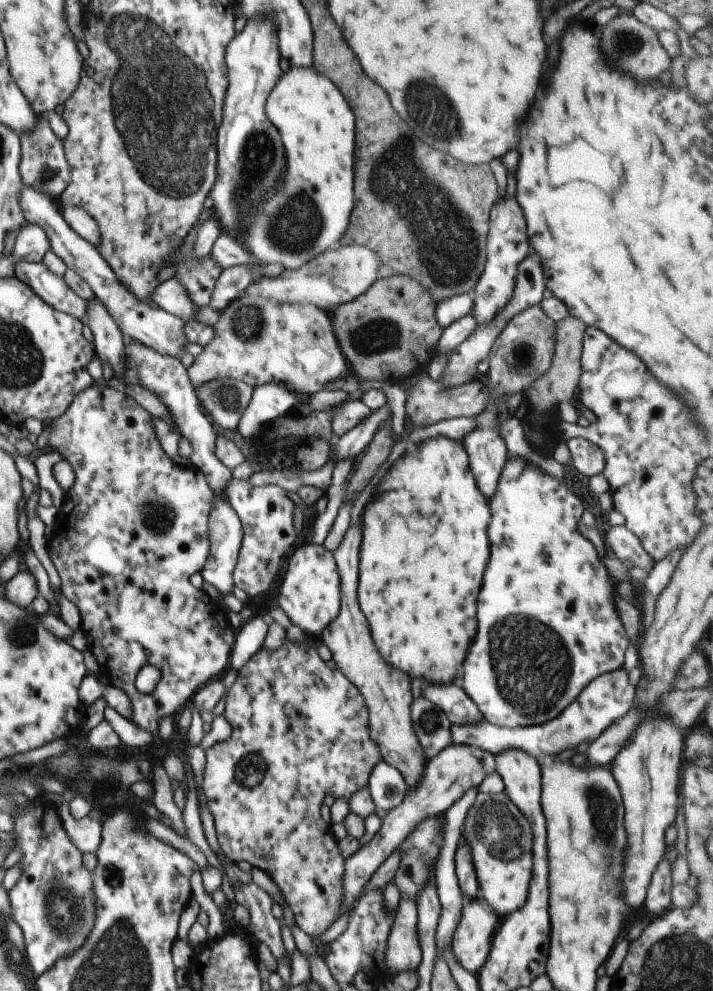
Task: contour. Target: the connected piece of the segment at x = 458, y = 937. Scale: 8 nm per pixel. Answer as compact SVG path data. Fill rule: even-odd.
M466 900L463 914L453 940L451 950L462 969L478 974L486 963L491 941L501 919L484 910L478 902Z

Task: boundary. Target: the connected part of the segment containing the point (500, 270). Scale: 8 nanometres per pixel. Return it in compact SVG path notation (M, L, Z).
M500 196L489 215L486 240L486 261L482 275L474 288L472 313L478 325L487 323L507 304L513 293L517 267L529 254L531 247L527 234L527 223L517 199Z

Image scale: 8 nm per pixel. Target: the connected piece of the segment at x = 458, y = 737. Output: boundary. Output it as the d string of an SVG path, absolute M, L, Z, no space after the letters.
M622 668L592 680L580 692L578 700L574 700L574 704L570 704L570 708L566 708L558 718L554 718L550 722L514 729L492 725L484 718L476 725L452 724L452 743L480 748L483 752L488 752L494 757L511 749L527 753L536 761L540 758L544 759L546 756L556 756L564 750L576 748L576 744L596 740L608 726L618 722L622 716L626 716L628 710L633 708L634 694L635 687L630 684L628 673Z

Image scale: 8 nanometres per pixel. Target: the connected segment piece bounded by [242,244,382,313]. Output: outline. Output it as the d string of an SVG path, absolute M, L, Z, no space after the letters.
M338 244L298 270L284 270L280 276L271 280L262 275L261 282L252 282L242 295L249 293L276 301L312 304L330 313L354 298L364 295L370 286L377 282L381 264L379 257L364 245Z

